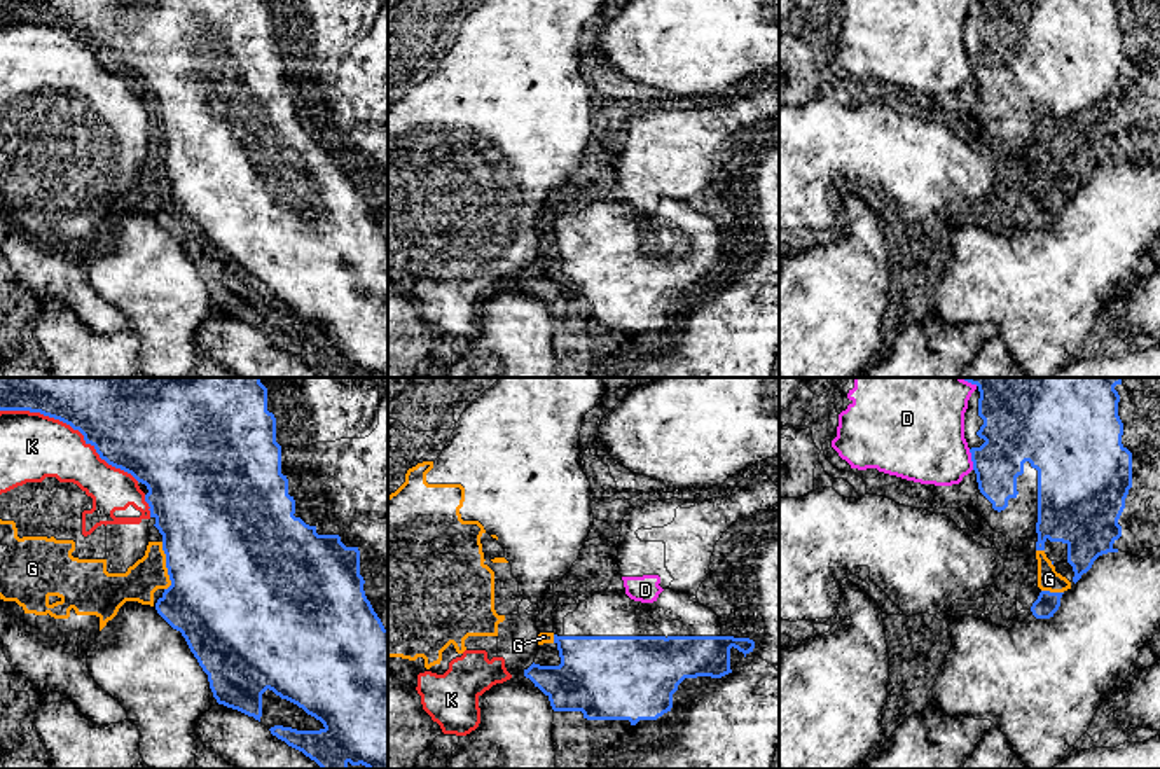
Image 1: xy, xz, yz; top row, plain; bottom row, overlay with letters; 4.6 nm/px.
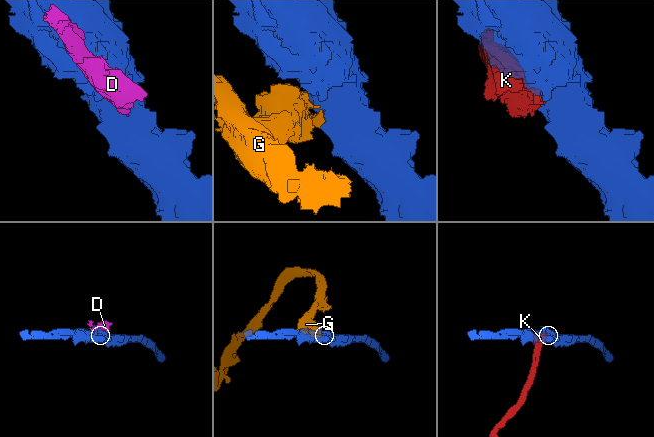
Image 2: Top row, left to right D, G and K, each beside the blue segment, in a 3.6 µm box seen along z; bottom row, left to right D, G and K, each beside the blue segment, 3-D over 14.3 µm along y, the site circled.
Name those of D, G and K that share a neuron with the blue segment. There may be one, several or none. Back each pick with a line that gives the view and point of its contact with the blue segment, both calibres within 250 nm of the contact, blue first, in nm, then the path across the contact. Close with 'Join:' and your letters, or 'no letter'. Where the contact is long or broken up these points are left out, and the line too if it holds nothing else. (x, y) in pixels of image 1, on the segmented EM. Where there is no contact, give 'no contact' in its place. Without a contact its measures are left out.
Join: no letter

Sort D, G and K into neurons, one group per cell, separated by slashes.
D / G / K

